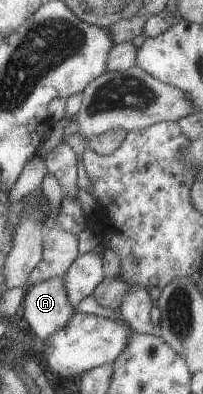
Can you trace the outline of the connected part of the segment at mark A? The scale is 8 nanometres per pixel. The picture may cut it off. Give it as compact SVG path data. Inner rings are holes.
M51 277L35 283L25 288L23 297L23 316L31 329L31 336L39 338L43 342L54 331L64 327L66 321L72 317L74 310L68 303L68 298L63 286L63 279L59 277Z

